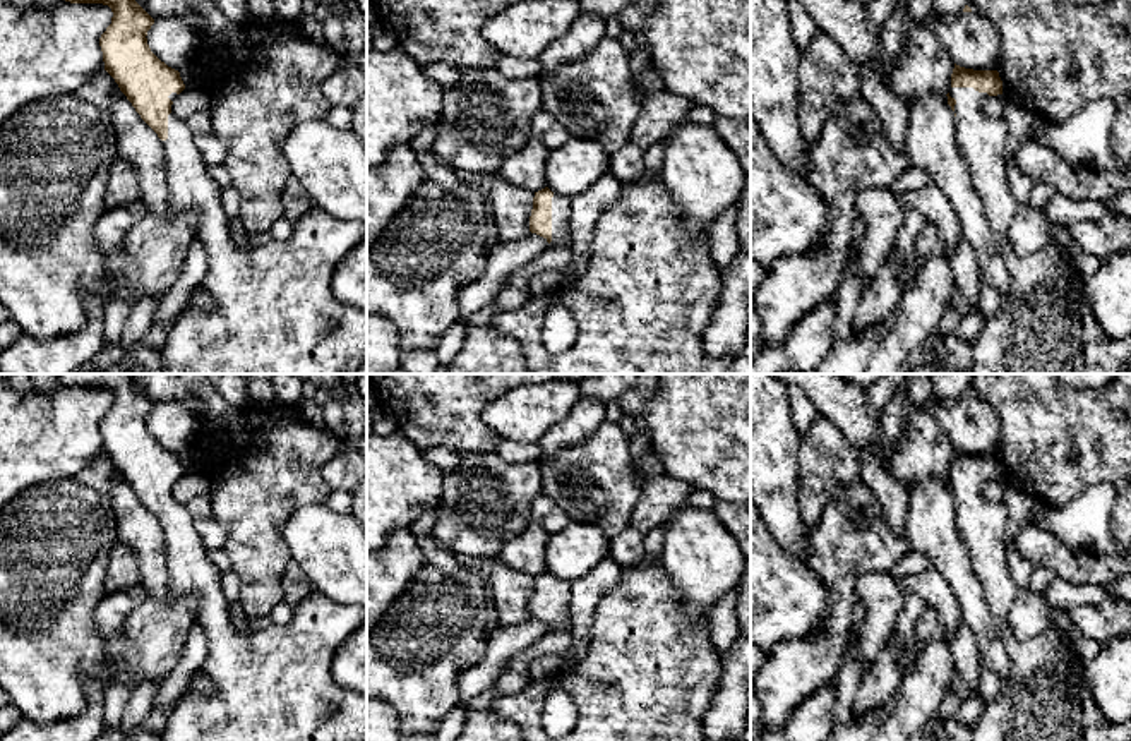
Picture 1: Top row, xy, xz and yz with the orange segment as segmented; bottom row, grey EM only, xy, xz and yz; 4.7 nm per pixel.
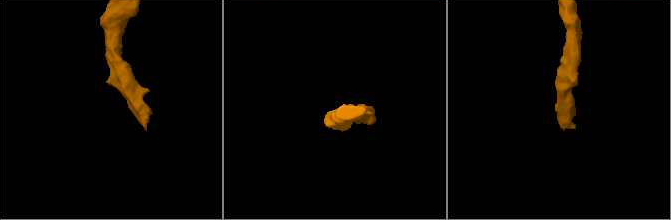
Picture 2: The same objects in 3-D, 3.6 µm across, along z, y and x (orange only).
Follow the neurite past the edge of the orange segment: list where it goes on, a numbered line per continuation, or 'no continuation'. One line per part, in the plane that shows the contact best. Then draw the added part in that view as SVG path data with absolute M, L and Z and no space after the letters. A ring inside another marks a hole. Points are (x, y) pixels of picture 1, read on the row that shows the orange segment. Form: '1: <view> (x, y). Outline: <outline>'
1: xz (561, 206). Outline: M554 194L552 197L552 242L550 245L571 247L571 199Z

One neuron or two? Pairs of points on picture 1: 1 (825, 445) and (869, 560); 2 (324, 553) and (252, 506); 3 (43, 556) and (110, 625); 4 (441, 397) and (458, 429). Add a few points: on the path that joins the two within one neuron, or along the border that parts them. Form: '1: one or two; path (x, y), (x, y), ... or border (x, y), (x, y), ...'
1: two; border (859, 479), (843, 489), (825, 510), (818, 524)
2: two; border (317, 503), (288, 518), (283, 541), (290, 558)
3: two; border (107, 594), (95, 613), (95, 623), (107, 638)
4: one; path (441, 405), (454, 421)

